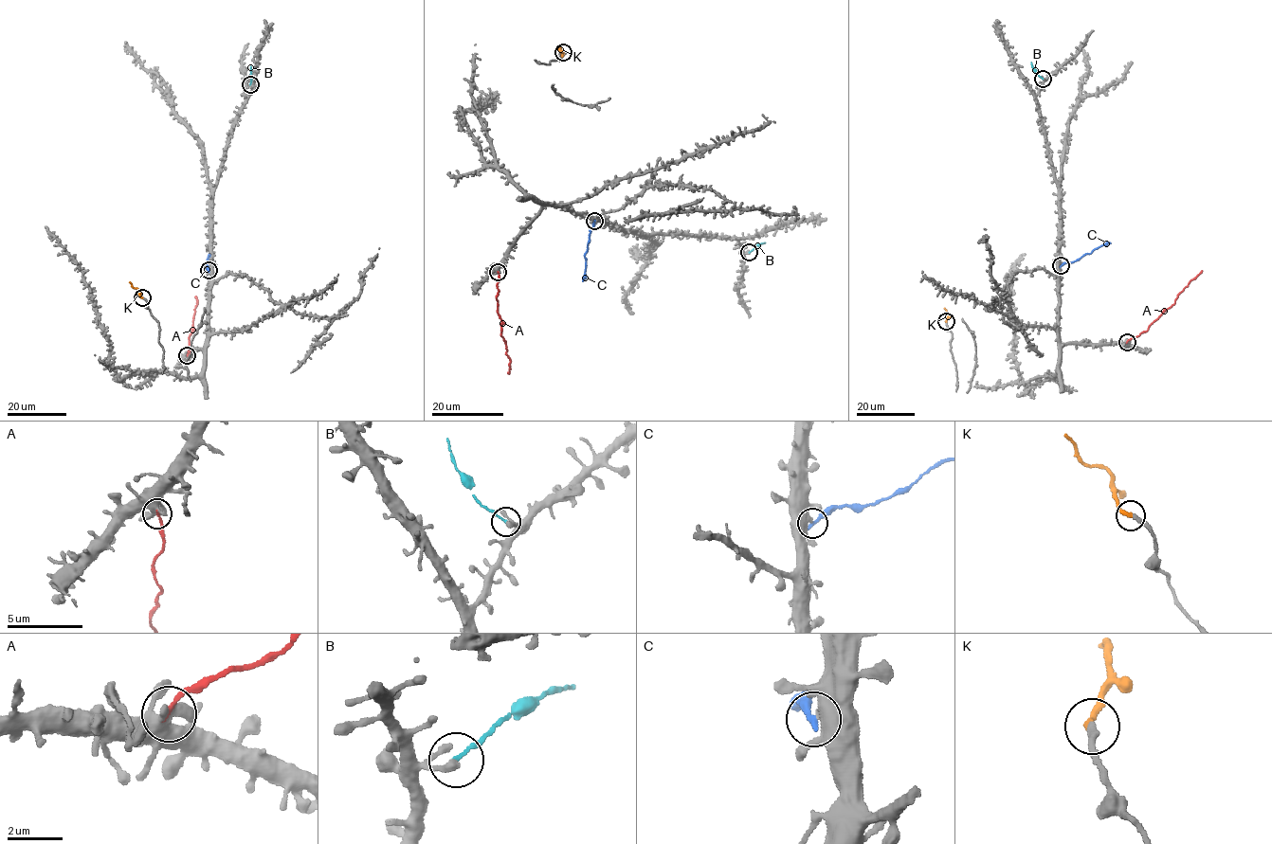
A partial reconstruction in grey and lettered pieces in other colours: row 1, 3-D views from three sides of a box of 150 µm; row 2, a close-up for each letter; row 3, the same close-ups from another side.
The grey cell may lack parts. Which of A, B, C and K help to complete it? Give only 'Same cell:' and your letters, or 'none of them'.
Same cell: K

